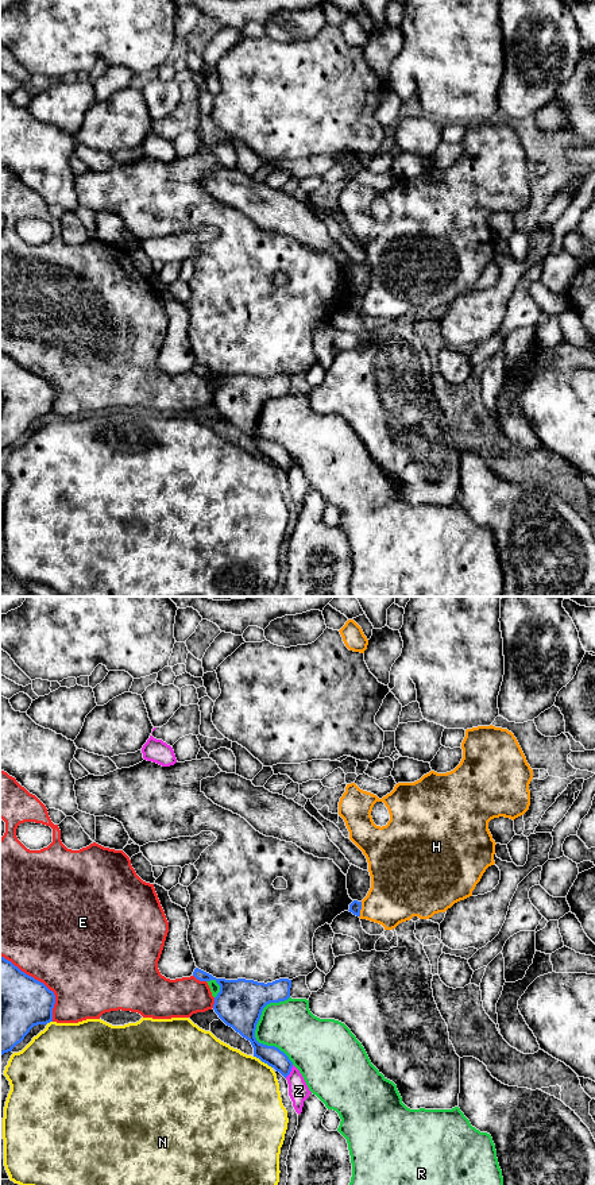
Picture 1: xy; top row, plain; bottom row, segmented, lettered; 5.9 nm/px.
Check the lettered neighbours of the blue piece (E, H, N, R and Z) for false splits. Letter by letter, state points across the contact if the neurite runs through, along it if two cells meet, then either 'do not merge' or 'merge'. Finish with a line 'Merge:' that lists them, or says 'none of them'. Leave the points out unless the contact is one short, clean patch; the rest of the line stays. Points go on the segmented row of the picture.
E: do not merge
H: border along xy (362, 902), (359, 917); do not merge
N: do not merge
R: do not merge
Z: do not merge
Merge: none of them

